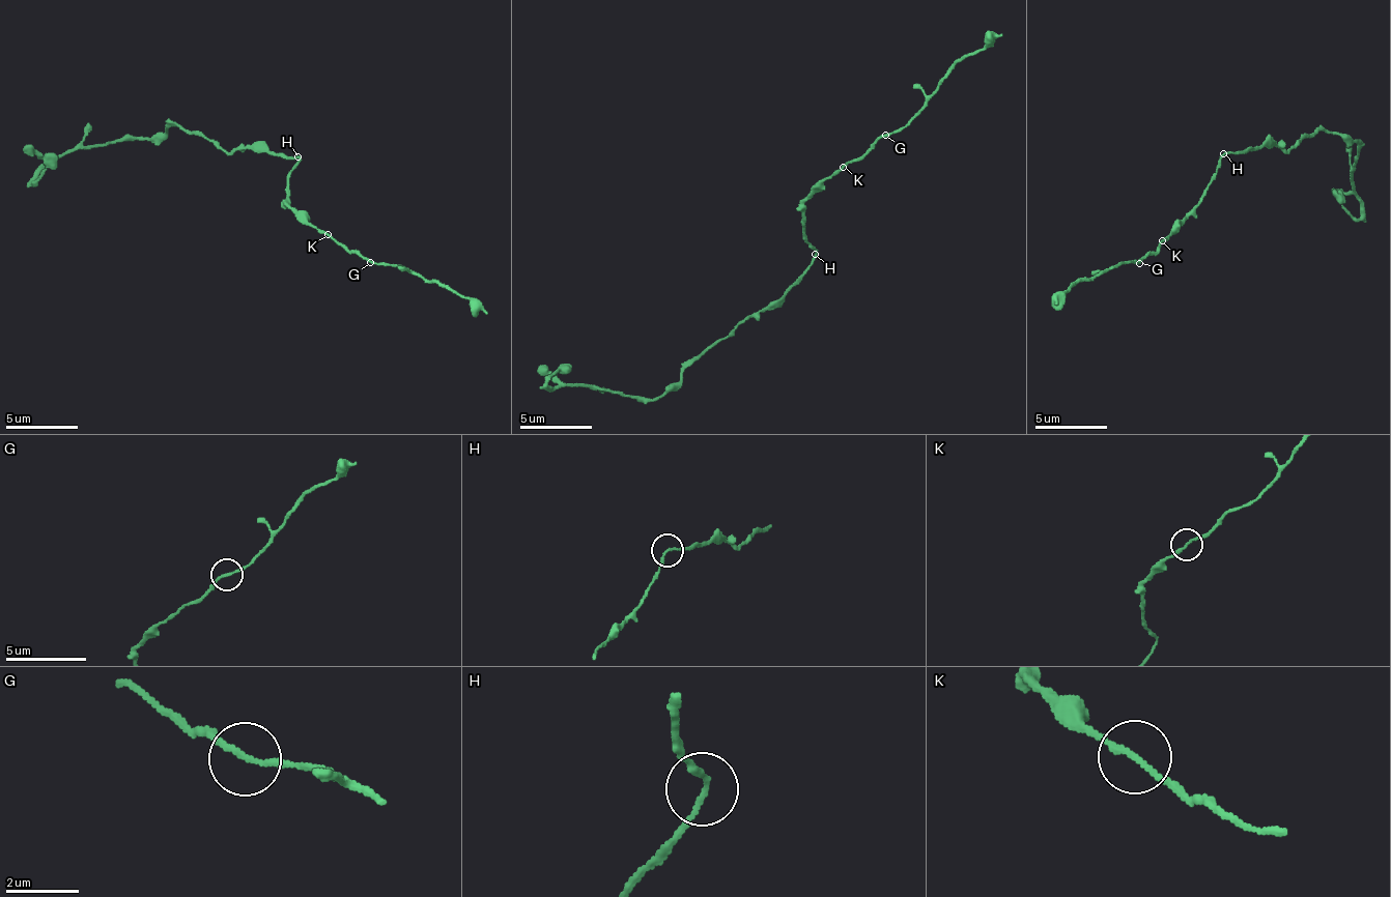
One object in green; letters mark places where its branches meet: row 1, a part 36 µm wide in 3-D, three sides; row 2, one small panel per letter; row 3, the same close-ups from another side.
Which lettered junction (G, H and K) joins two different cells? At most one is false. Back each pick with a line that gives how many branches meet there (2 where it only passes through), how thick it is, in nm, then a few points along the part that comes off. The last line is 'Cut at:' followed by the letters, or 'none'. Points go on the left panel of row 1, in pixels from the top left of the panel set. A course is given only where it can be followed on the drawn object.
Cut at: none

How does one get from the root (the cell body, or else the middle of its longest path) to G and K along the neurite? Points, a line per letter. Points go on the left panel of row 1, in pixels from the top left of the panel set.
G: (301, 160), (296, 169), (289, 174), (289, 205), (295, 213), (324, 229), (370, 262)
K: (301, 160), (296, 169), (289, 174), (289, 205), (328, 234)

